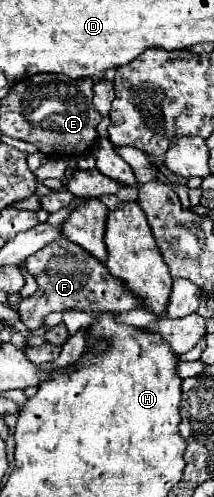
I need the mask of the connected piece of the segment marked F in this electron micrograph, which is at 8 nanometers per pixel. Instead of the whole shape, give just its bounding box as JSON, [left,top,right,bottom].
[20,235,142,331]

